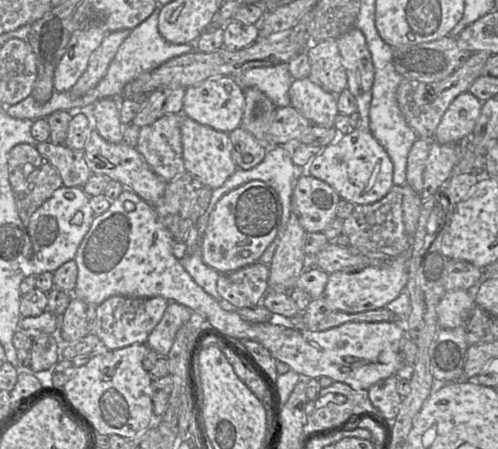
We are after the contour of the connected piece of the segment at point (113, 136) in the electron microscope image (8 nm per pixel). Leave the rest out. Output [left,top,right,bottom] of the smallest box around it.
[92,98,124,143]

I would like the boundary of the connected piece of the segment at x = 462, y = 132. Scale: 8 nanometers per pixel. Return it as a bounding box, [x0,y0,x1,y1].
[434,92,482,144]

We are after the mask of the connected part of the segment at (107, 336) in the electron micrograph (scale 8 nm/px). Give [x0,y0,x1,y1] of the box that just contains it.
[93,295,169,350]

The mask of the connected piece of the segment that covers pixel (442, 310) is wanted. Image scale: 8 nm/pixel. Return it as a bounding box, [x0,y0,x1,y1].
[436,290,475,329]

